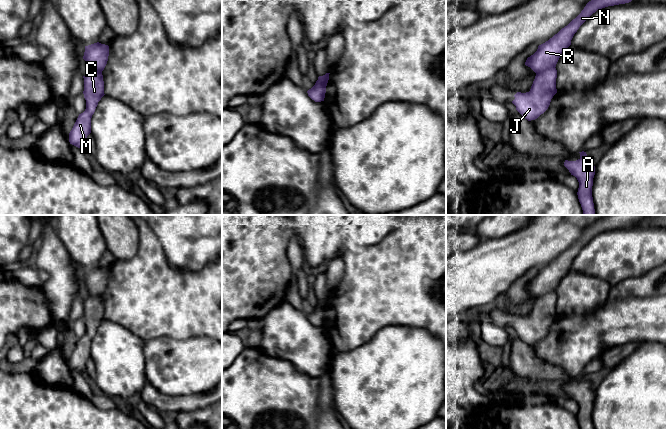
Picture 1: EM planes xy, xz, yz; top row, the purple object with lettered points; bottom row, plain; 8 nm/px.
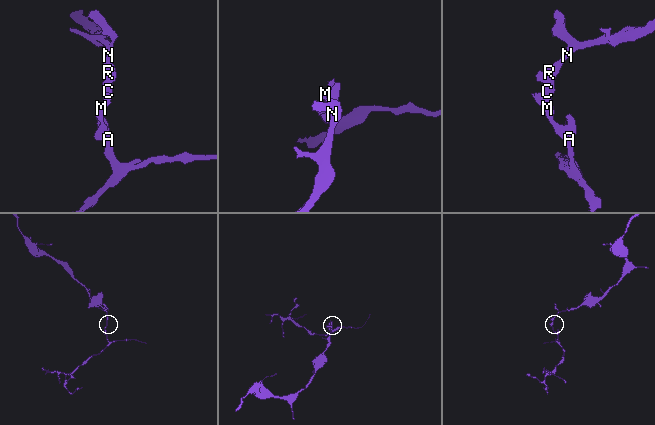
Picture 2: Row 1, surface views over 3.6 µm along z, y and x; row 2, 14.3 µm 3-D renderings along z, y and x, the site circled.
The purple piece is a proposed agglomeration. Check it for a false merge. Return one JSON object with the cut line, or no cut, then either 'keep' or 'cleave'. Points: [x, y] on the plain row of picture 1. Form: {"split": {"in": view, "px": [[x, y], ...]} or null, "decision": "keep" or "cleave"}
{"split": {"in": "yz", "px": [[554, 290], [548, 291], [536, 298]]}, "decision": "cleave"}

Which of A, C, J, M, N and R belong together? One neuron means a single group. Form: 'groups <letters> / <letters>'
groups A C J M / N R

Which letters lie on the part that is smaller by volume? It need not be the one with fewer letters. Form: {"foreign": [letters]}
{"foreign": ["A", "C", "J", "M"]}

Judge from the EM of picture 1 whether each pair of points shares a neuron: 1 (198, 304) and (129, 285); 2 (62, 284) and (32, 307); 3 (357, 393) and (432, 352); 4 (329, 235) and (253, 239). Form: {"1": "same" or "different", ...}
{"1": "same", "2": "different", "3": "same", "4": "different"}

